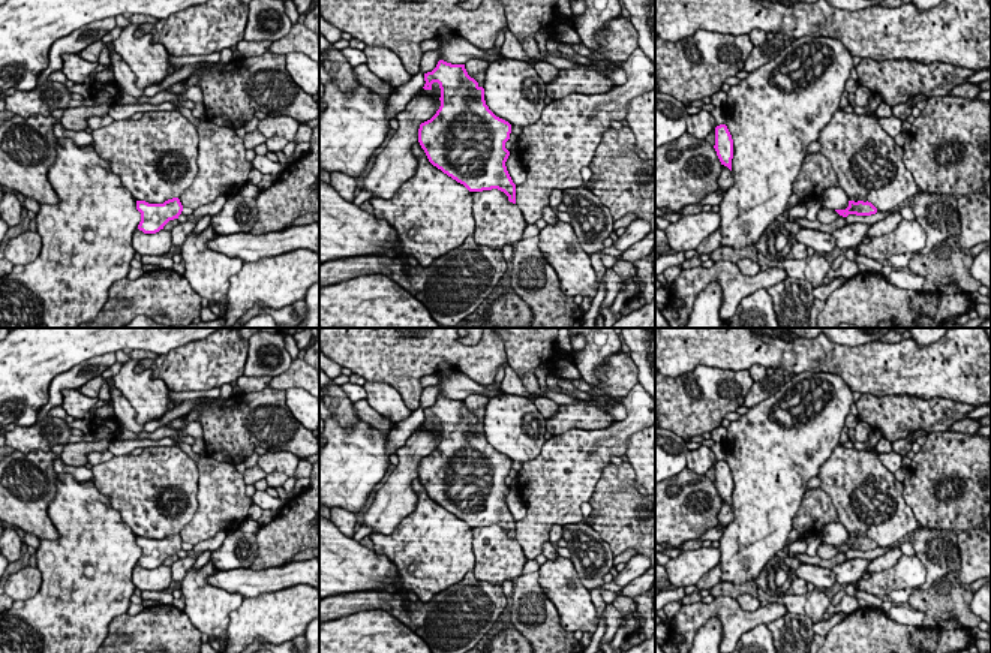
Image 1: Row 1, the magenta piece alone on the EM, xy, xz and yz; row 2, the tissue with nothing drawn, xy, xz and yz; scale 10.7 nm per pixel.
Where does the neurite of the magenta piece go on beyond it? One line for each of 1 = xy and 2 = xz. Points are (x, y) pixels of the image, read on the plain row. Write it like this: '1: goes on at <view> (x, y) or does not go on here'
1: does not go on here
2: does not go on here

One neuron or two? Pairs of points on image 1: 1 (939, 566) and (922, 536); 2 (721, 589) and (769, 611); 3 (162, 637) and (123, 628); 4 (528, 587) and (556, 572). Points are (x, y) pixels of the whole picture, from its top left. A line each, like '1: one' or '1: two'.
1: one
2: two
3: one
4: two

